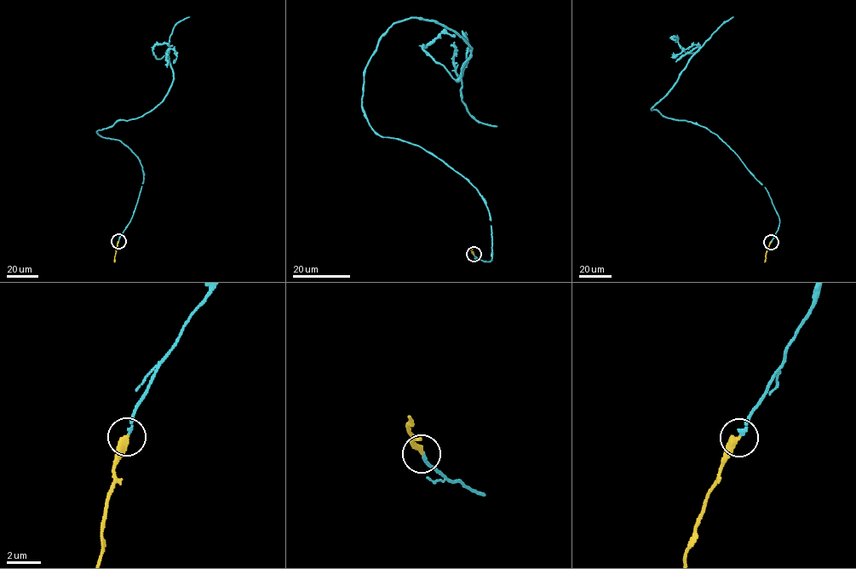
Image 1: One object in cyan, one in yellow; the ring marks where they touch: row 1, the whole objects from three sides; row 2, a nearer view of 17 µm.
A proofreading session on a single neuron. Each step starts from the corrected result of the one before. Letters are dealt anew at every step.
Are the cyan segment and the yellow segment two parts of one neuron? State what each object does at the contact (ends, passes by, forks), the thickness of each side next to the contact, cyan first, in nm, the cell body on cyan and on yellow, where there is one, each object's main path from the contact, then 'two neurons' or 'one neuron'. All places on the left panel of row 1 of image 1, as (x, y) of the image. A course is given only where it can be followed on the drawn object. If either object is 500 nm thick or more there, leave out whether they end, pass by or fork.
cyan ends | yellow ends | 180/400 nm | cyan none | yellow none | cyan via (118, 241), (144, 173), (128, 147), (97, 130), (142, 117), (162, 100), (173, 77), (169, 37), (189, 16) | yellow via (118, 241), (114, 262) | one neuron

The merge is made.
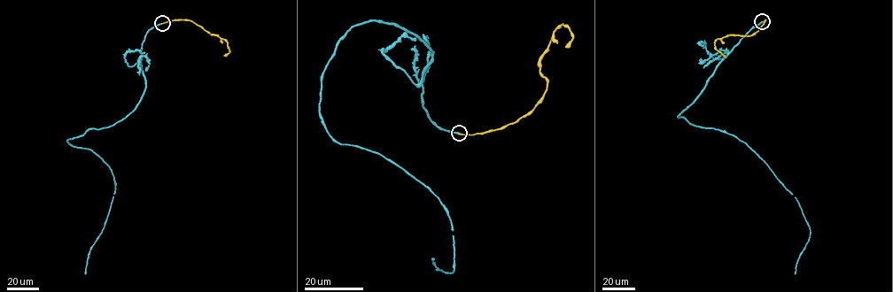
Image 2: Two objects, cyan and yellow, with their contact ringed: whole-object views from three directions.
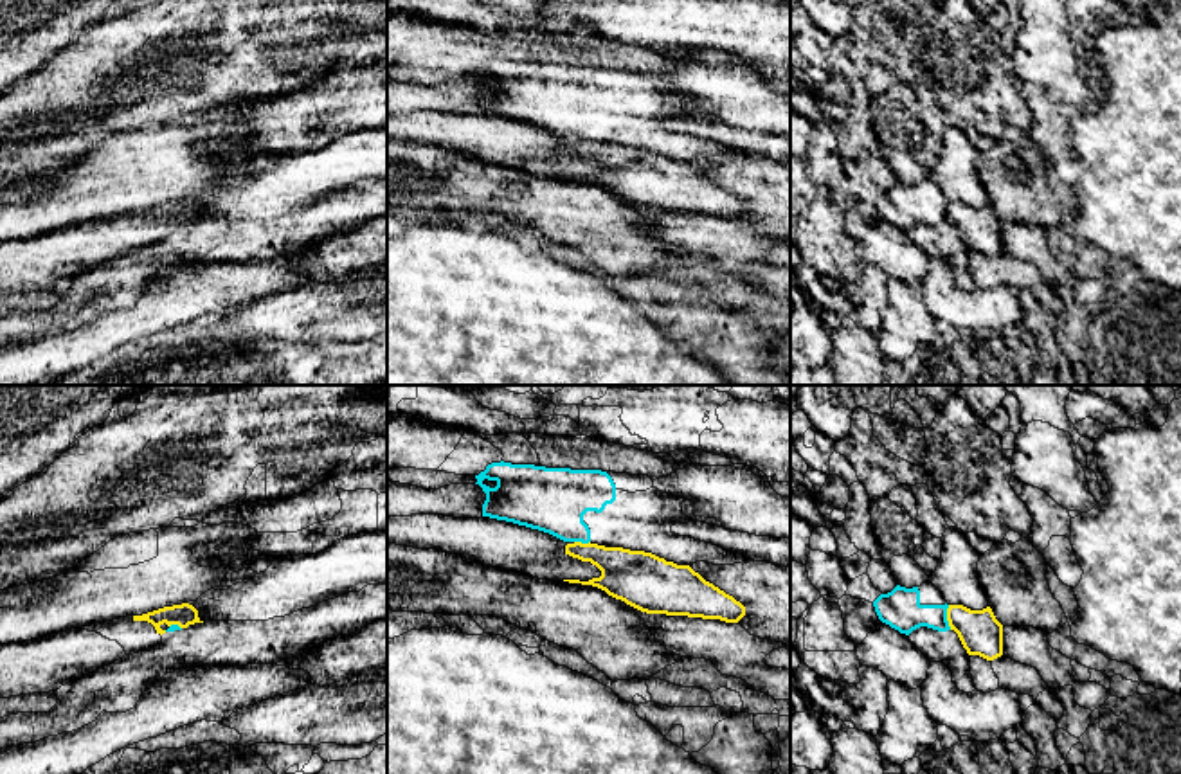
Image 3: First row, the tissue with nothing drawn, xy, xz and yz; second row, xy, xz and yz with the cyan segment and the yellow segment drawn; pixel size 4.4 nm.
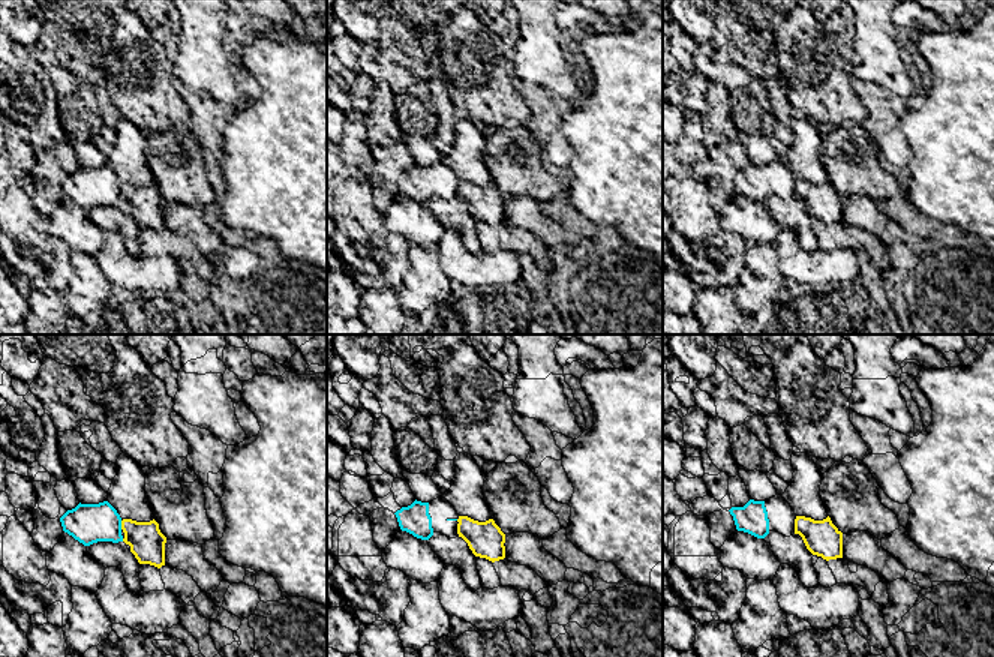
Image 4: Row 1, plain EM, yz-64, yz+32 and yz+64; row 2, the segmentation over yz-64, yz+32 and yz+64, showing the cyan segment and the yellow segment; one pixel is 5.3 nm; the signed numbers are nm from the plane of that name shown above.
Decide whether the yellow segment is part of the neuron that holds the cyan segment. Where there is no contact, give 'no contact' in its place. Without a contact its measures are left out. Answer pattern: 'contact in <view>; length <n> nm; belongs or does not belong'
contact in yz; length 110 nm; does not belong

